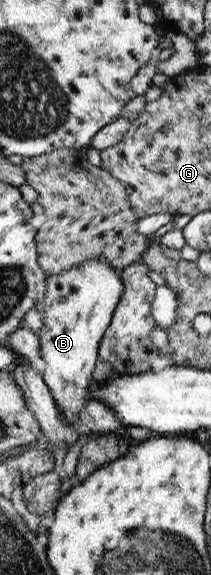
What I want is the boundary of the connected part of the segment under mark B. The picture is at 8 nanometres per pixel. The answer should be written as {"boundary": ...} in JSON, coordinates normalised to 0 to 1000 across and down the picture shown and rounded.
{"boundary":[[[445,445],[384,464],[341,464],[332,470],[218,478],[218,482],[232,487],[232,510],[213,513],[213,523],[199,525],[194,543],[209,551],[209,567],[185,581],[190,610],[199,610],[199,624],[218,637],[194,652],[237,675],[237,685],[270,697],[275,713],[303,722],[303,730],[332,741],[374,741],[389,746],[384,718],[431,694],[422,689],[427,664],[441,663],[445,637],[474,624],[479,590],[498,586],[531,560],[540,539],[592,510],[592,494],[578,492],[569,473],[483,445]]]}

